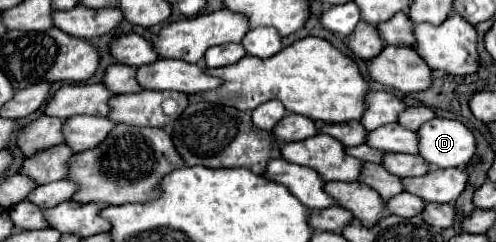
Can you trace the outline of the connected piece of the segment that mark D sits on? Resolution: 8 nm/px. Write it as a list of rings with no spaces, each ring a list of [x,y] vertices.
[[[431,119],[421,125],[419,155],[431,167],[459,167],[463,169],[475,153],[475,137],[461,123],[453,119]]]

